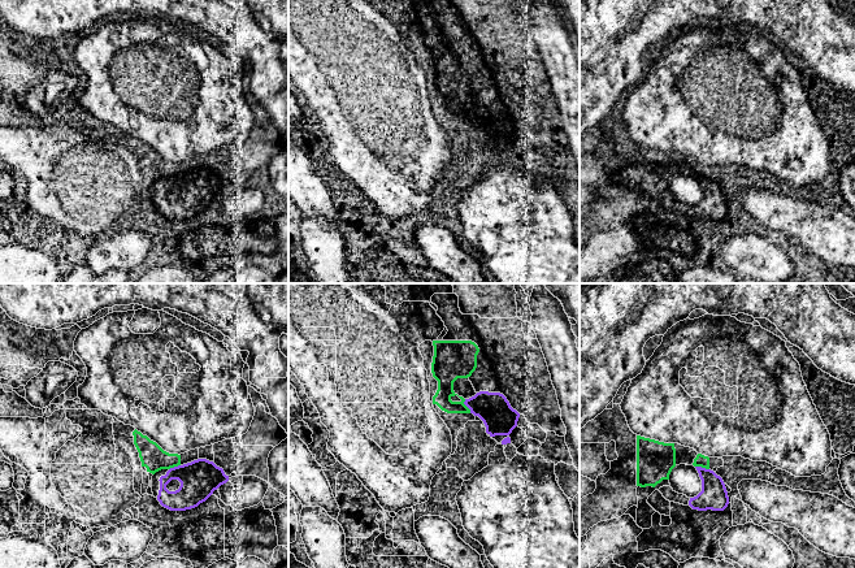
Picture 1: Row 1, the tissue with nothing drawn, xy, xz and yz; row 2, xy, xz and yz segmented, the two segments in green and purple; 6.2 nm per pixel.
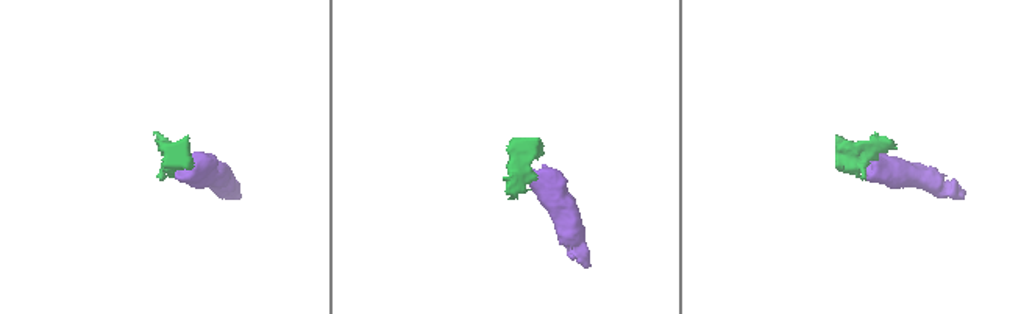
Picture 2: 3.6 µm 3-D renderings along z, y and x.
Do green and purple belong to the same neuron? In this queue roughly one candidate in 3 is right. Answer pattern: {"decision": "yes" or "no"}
{"decision": "yes"}

